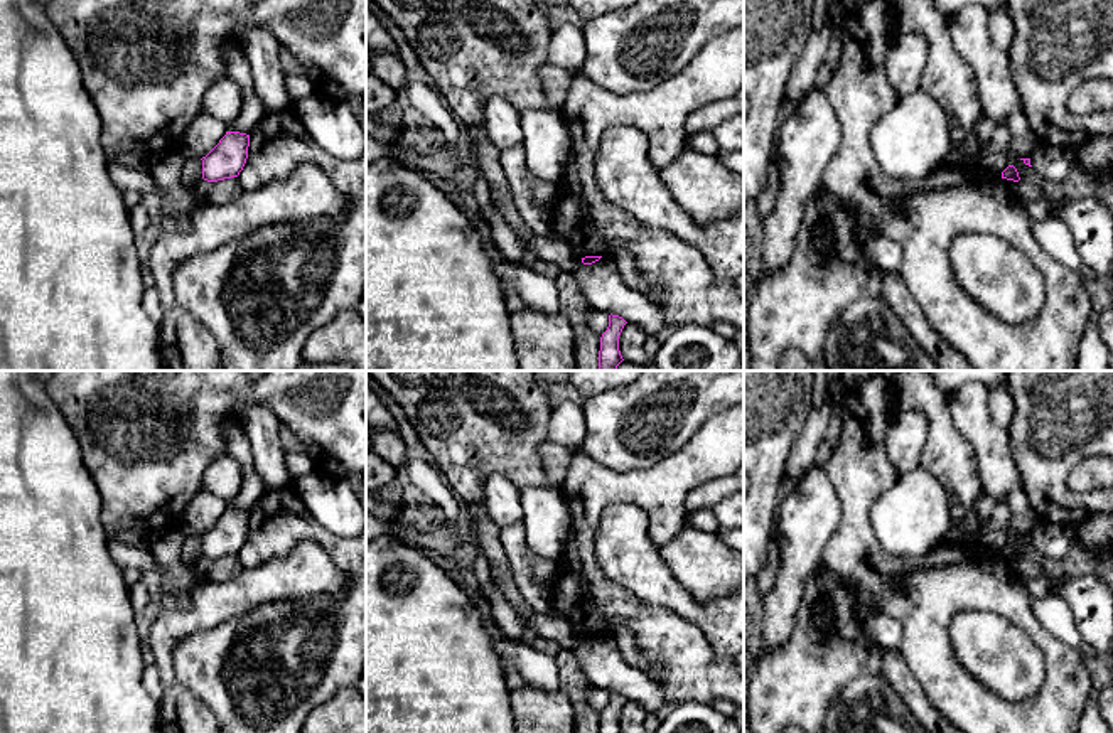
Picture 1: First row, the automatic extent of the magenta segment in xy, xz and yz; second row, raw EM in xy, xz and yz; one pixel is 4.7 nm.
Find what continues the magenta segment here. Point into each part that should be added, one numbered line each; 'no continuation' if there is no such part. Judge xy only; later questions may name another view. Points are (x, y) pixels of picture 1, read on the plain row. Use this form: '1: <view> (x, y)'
no continuation

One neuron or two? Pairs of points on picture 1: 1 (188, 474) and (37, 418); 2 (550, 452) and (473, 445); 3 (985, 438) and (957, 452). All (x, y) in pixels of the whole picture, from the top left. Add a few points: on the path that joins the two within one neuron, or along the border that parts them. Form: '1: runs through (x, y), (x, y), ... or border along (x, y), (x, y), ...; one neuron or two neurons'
1: border along (51, 398), (73, 432), (81, 460), (88, 469); two neurons
2: border along (543, 440), (538, 459), (553, 486); two neurons
3: border along (948, 411), (951, 425), (972, 447), (980, 484); two neurons

